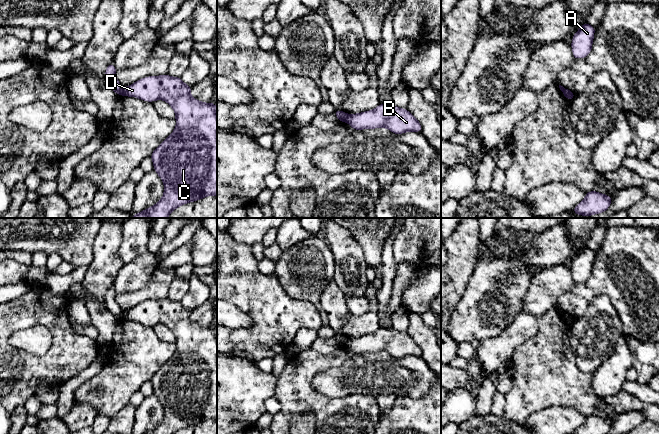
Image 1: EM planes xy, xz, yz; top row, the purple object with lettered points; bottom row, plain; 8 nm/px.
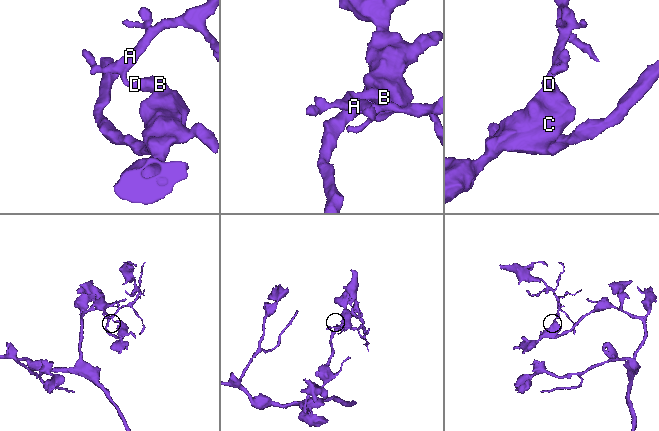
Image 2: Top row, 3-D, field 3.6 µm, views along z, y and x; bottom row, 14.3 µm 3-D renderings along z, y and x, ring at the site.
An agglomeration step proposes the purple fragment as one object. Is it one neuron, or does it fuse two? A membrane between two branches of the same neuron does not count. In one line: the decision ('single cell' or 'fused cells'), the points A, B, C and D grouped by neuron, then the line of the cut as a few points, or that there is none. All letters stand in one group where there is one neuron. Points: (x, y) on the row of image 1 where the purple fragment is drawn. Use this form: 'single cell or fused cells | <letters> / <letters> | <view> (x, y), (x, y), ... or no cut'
fused cells | A / B C D | xy (123, 88), (119, 94)

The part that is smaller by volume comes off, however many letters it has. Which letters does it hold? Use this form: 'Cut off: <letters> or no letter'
Cut off: A

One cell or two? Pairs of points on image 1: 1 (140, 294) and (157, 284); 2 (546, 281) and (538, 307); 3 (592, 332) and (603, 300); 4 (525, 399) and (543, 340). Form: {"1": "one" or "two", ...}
{"1": "one", "2": "one", "3": "one", "4": "one"}

